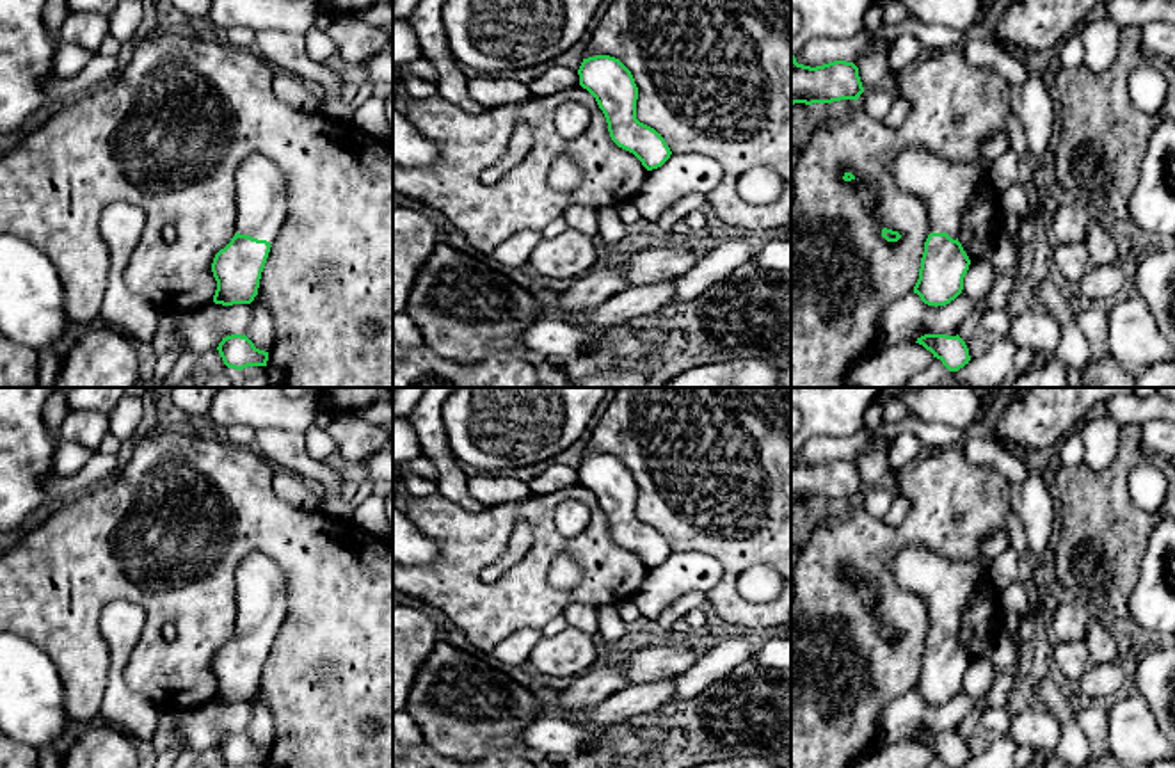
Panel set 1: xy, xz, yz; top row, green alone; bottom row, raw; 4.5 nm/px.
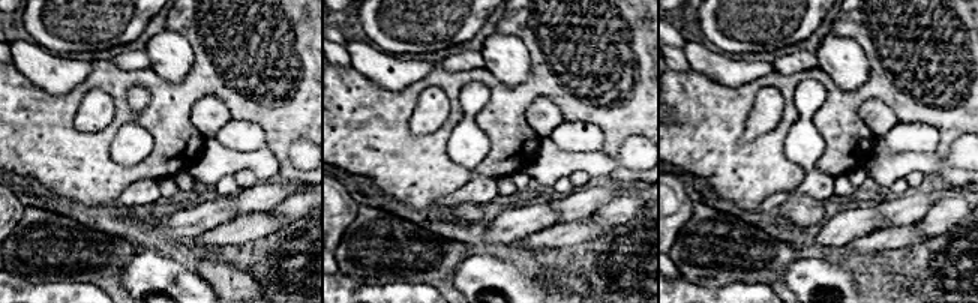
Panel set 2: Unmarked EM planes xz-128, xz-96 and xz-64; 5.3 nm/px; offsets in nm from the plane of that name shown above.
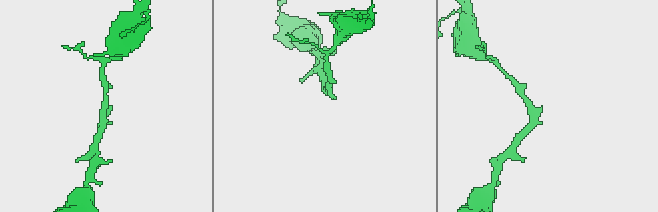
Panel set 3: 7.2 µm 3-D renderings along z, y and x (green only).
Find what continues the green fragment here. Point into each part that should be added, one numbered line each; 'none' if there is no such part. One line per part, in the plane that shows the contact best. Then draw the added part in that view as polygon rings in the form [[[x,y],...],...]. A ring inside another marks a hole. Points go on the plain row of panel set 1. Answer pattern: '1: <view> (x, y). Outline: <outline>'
1: xy (262, 585). Outline: [[[267,553],[244,556],[235,569],[235,601],[238,608],[235,631],[274,642],[288,612],[288,578]]]

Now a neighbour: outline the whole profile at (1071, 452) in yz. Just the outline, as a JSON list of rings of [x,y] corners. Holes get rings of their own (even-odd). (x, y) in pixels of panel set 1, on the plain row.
[[[1079,428],[1072,430],[1061,443],[1058,450],[1061,466],[1075,466],[1084,462],[1084,444]]]

